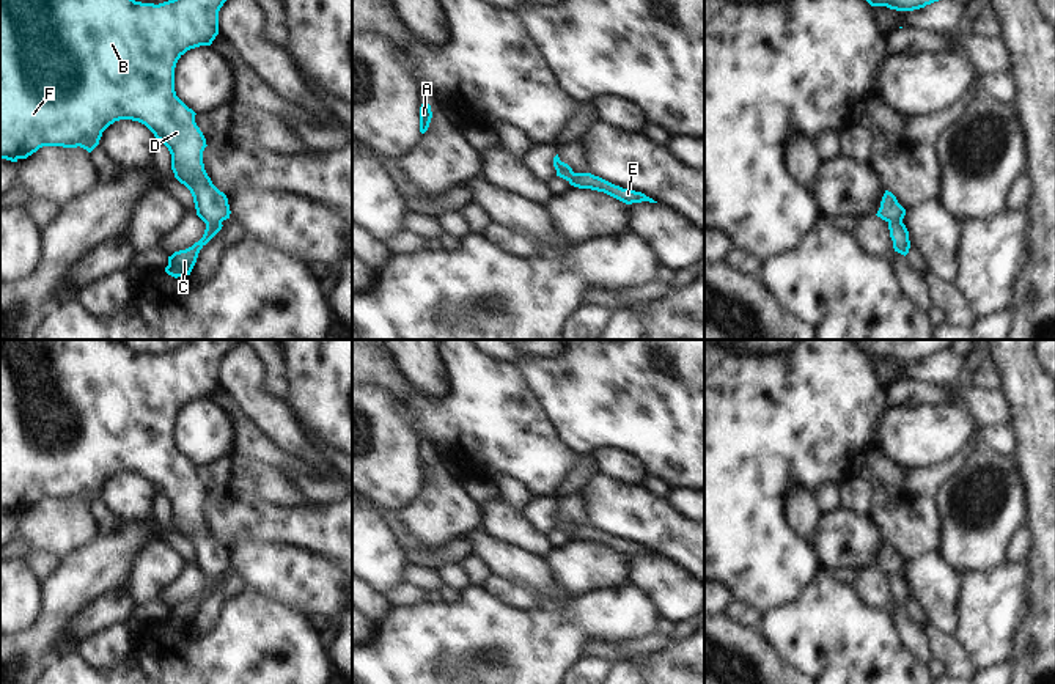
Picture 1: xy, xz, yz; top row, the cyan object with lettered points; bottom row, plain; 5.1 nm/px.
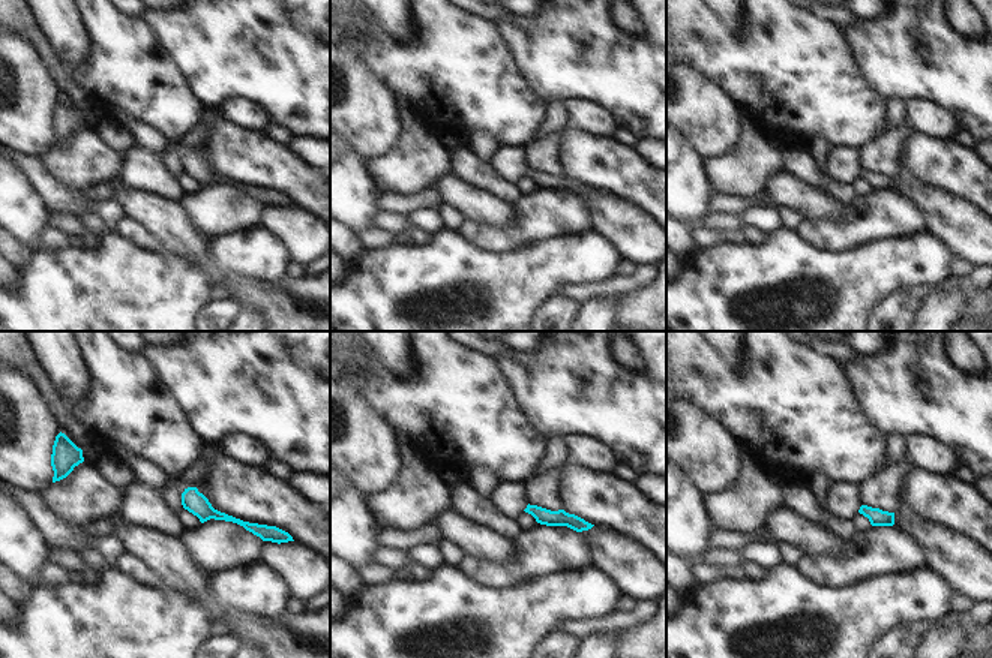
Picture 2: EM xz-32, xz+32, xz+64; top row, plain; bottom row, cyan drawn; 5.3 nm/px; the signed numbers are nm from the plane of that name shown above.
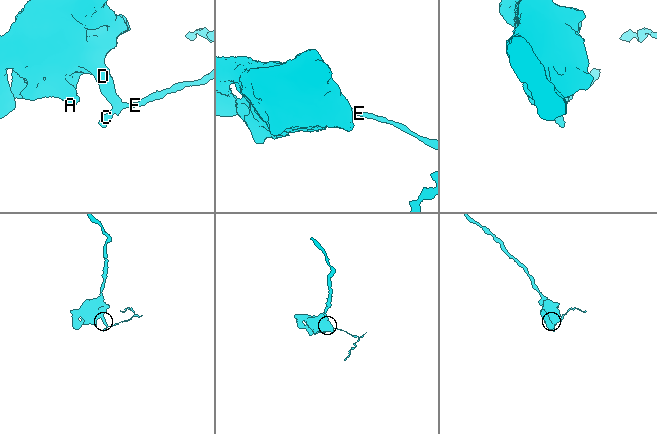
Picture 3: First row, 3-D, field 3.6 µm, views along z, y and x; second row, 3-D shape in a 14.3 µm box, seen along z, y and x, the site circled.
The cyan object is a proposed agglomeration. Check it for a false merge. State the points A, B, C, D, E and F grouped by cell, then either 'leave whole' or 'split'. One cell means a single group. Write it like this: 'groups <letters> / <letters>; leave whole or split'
groups A B D F / C E; split

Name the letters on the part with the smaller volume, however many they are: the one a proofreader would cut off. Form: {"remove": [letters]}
{"remove": ["C", "E"]}

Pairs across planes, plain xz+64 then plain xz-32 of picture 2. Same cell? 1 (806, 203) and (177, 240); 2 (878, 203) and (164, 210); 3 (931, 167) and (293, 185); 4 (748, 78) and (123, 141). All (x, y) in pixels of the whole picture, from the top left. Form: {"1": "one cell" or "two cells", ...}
{"1": "one cell", "2": "two cells", "3": "one cell", "4": "two cells"}

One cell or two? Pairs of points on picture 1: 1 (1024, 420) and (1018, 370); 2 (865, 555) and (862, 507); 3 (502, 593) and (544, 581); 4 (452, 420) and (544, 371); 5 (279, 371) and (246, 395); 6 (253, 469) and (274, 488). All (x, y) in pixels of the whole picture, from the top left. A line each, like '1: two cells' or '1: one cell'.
1: one cell
2: two cells
3: two cells
4: two cells
5: two cells
6: one cell

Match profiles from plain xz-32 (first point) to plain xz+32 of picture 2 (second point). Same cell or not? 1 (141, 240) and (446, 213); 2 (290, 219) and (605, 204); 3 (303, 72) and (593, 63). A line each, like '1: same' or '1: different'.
1: different
2: same
3: same

